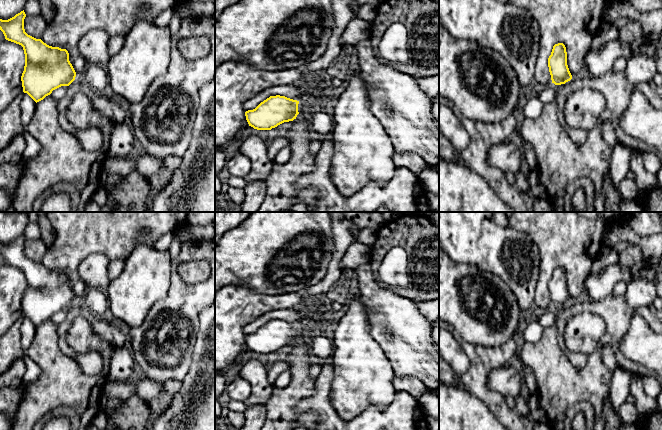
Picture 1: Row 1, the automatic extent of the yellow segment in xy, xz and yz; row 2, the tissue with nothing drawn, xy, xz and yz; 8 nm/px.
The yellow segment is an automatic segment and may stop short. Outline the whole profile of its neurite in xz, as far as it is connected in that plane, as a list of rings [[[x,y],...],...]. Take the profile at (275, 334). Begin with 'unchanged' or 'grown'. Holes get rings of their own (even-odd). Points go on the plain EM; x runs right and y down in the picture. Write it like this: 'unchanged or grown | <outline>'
unchanged | [[[270,320],[255,333],[245,336],[249,350],[257,354],[271,354],[296,343],[299,325],[285,320]]]

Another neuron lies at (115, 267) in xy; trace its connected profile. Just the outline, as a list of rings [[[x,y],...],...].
[[[126,259],[114,260],[108,266],[109,279],[112,280],[120,275],[125,266]]]

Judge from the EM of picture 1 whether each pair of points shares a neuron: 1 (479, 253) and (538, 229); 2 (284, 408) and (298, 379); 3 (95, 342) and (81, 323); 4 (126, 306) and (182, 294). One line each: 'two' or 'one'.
1: two
2: one
3: one
4: two

